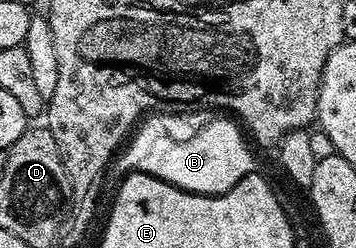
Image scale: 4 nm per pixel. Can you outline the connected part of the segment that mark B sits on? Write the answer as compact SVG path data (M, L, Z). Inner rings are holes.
M154 113L140 123L139 129L126 145L127 150L123 150L110 165L103 180L104 185L116 187L126 174L140 172L169 182L181 190L189 190L192 194L212 196L225 194L235 184L239 184L239 180L254 173L253 154L249 151L250 143L242 127L232 117L201 118L194 128L180 128L178 118L173 116L165 128L160 114L162 113Z

